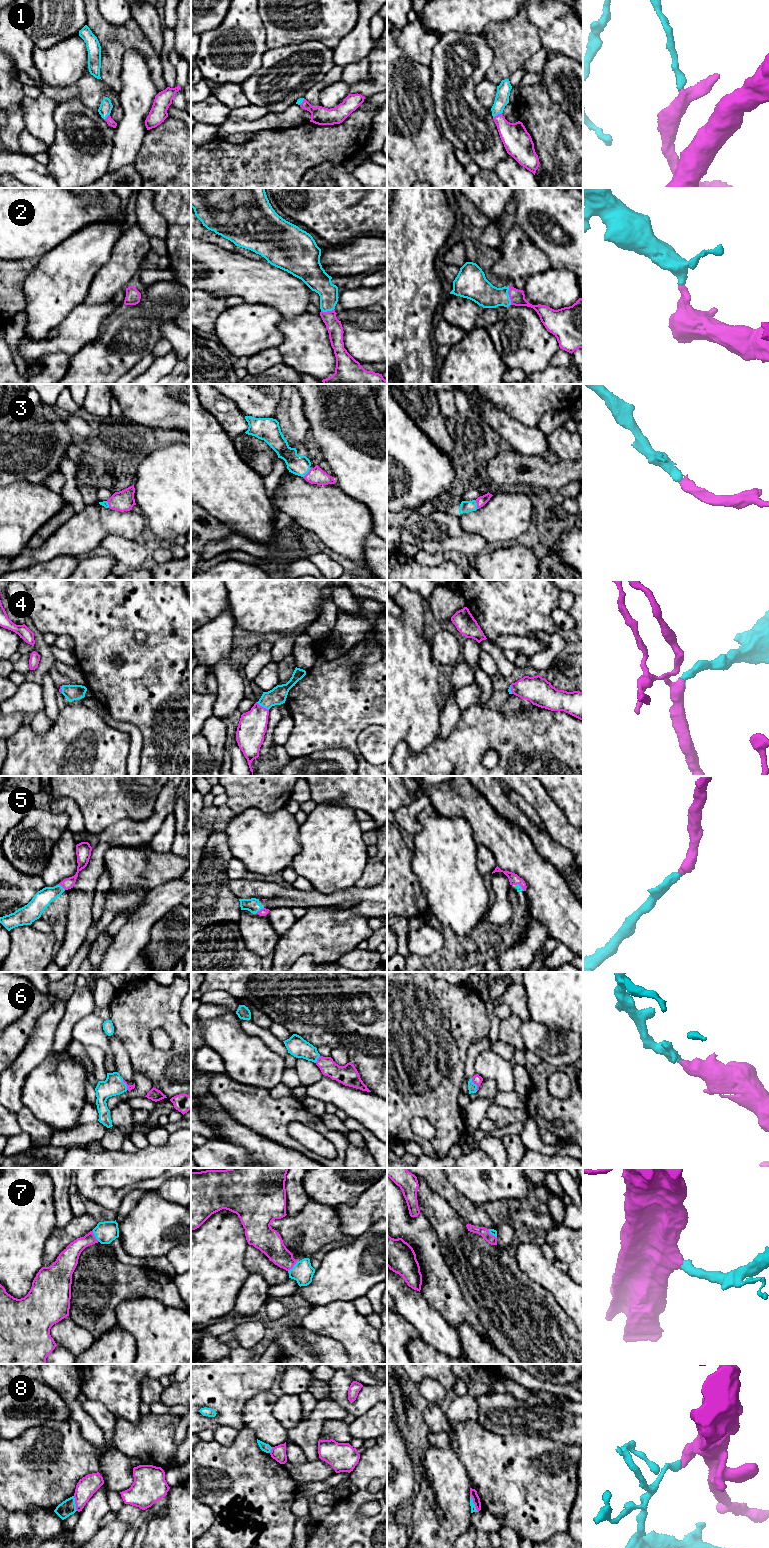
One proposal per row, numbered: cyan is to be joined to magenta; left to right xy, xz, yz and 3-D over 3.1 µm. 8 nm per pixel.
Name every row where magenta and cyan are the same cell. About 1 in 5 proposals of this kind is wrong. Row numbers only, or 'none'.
1, 2, 3, 4, 5, 6, 7

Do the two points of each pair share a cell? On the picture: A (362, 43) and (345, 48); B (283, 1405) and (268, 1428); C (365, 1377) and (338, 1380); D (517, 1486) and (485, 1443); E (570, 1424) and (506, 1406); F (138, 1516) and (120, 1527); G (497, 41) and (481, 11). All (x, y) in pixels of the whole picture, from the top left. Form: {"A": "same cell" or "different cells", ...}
{"A": "same cell", "B": "different cells", "C": "different cells", "D": "same cell", "E": "same cell", "F": "different cells", "G": "different cells"}

